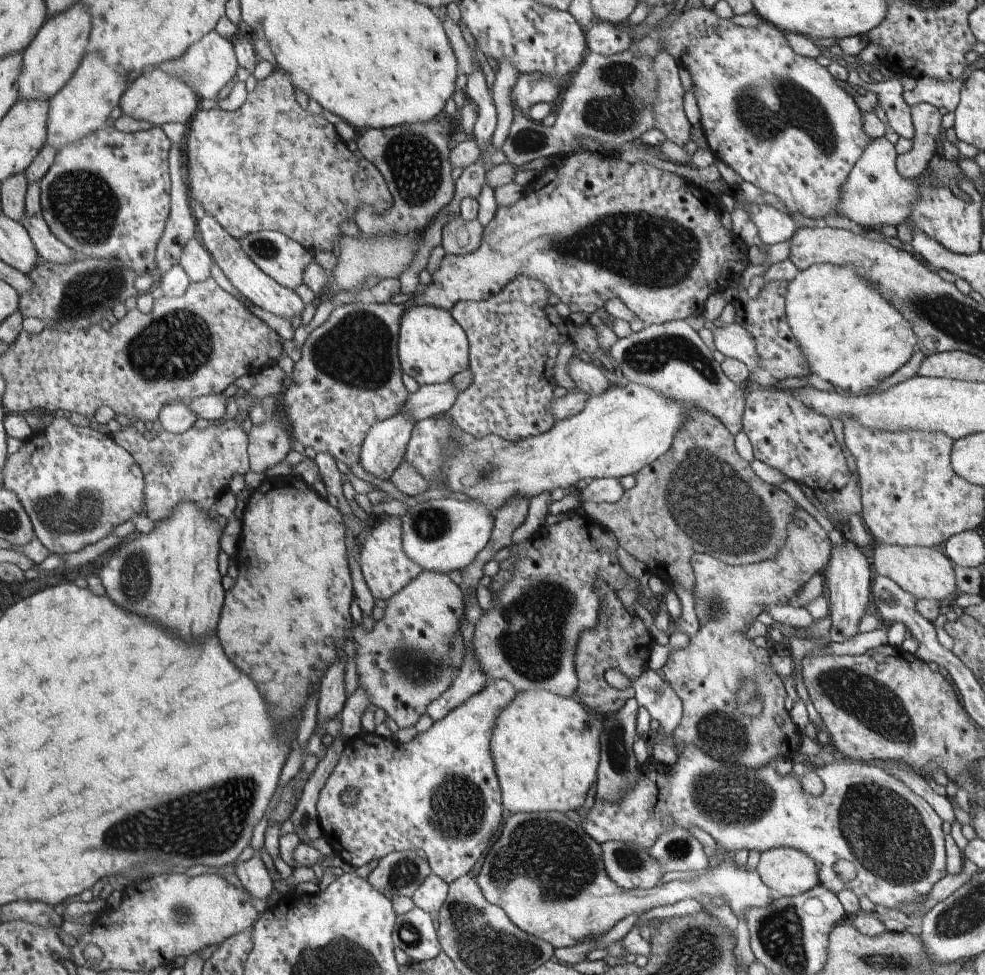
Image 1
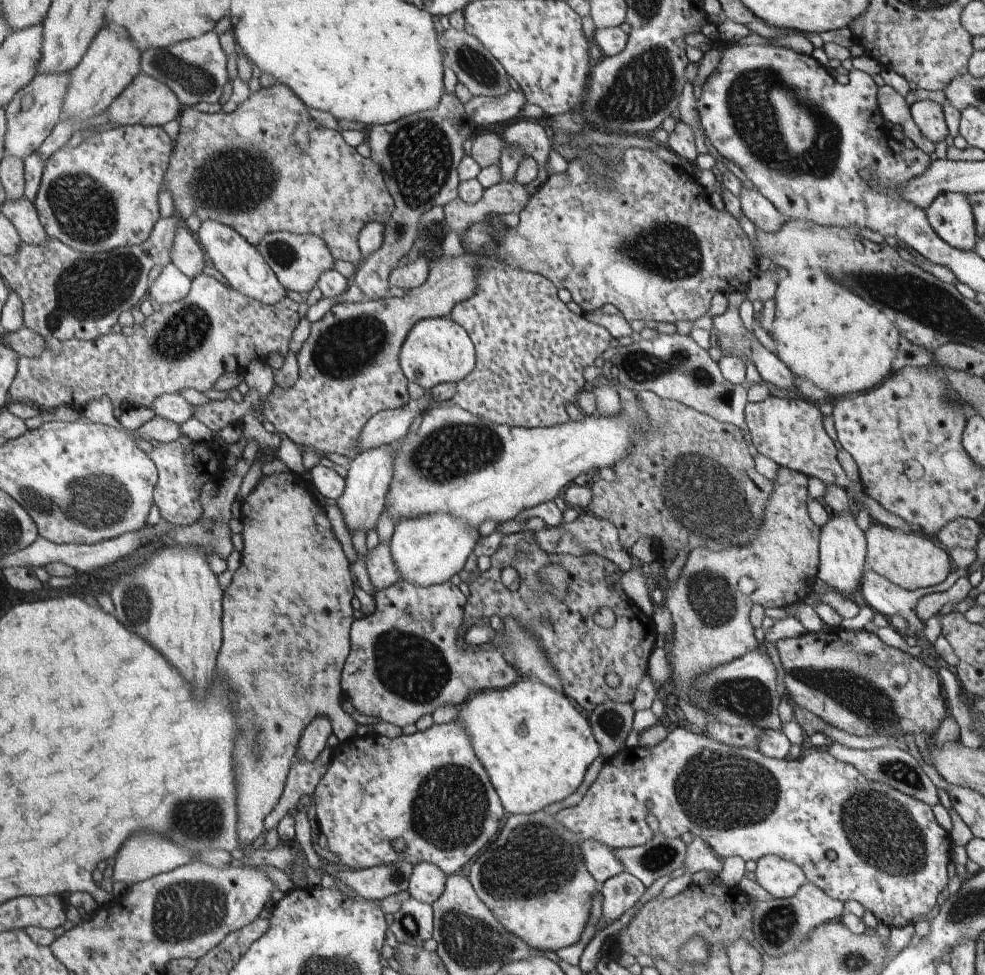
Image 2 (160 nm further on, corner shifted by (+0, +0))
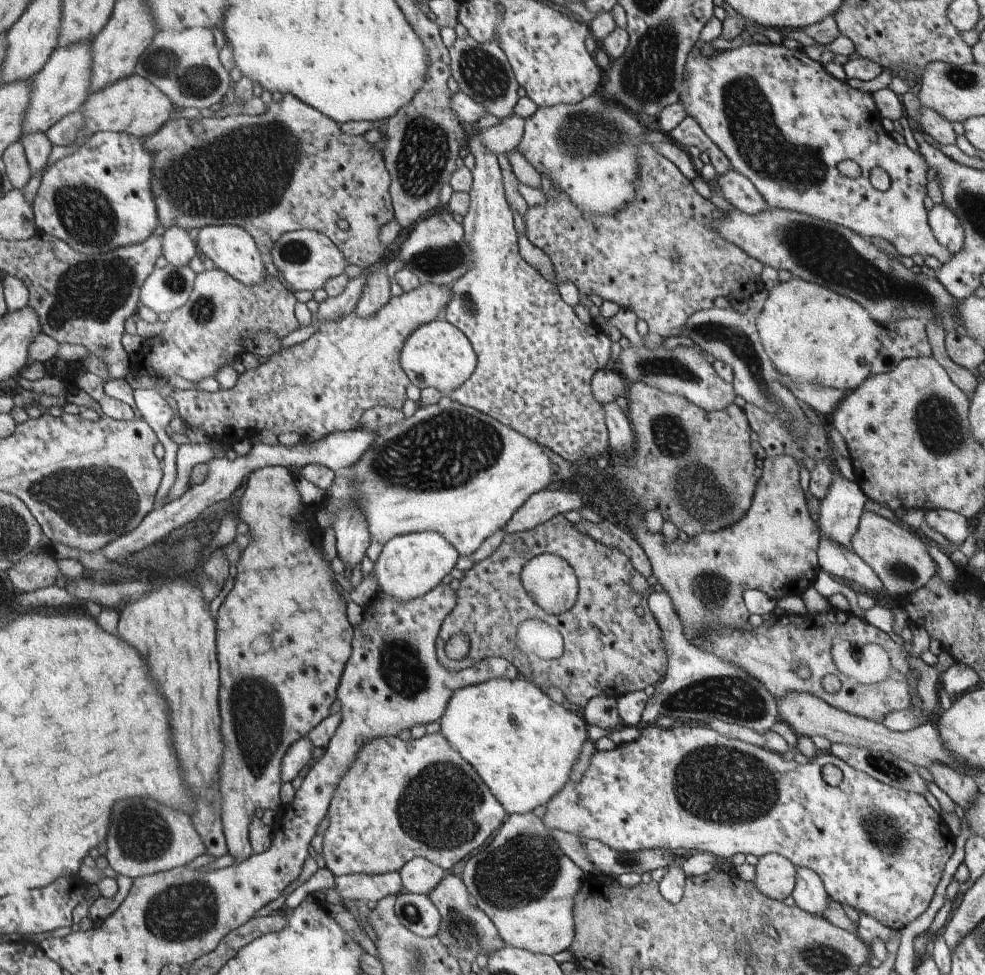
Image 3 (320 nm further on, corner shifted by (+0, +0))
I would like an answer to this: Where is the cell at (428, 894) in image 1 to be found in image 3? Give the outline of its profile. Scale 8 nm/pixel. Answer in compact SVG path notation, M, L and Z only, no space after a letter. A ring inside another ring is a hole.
M414 858L409 861L400 871L401 882L408 893L418 893L428 895L446 876L445 871L440 866L435 866L432 862Z

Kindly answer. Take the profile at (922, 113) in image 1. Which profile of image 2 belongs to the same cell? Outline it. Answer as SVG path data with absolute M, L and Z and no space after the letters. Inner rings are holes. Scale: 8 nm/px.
M921 100L911 106L911 116L924 138L930 142L944 141L949 135L943 108L930 100Z

